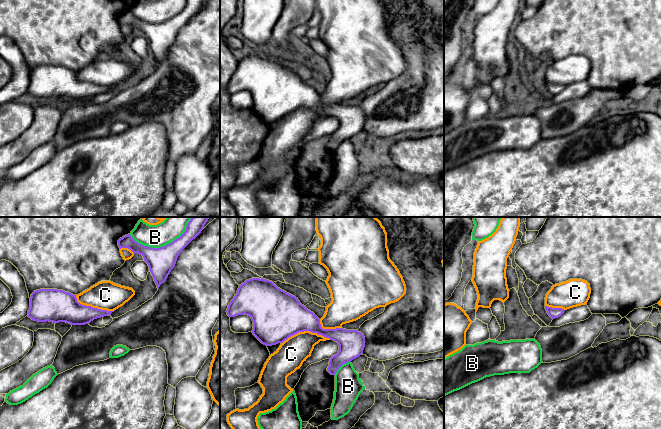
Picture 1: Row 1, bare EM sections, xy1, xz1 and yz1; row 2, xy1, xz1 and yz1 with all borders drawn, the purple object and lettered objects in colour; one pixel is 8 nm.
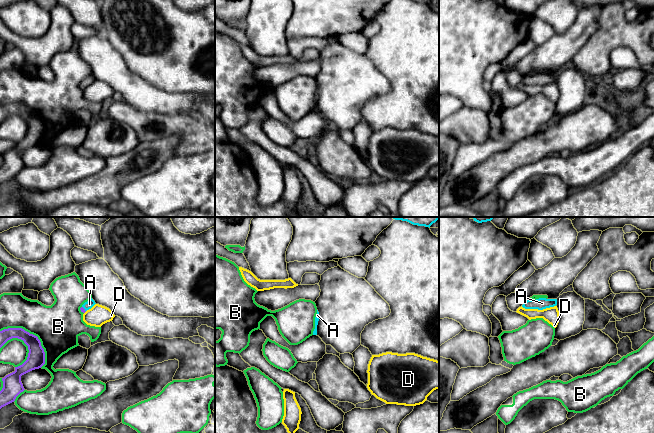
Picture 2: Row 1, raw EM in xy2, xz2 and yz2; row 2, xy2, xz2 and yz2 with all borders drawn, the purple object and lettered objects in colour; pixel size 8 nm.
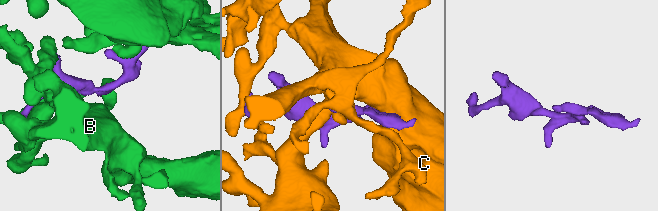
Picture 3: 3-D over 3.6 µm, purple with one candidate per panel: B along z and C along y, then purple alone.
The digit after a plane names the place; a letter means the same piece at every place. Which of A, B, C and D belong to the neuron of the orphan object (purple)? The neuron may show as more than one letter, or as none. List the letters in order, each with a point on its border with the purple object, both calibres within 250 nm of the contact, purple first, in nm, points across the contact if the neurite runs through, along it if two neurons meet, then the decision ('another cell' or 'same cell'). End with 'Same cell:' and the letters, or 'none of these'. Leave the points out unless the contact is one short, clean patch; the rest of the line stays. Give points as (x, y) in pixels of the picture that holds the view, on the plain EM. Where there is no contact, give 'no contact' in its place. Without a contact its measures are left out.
A: xy2 (84, 85) | 40/70 nm | across xy2 (82, 85), (84, 85), (89, 80) | same cell
B: xy2 (32, 110) | 140/360 nm | another cell
C: xz1 (305, 106) | 400/240 nm | another cell
D: no contact | another cell
Same cell: A

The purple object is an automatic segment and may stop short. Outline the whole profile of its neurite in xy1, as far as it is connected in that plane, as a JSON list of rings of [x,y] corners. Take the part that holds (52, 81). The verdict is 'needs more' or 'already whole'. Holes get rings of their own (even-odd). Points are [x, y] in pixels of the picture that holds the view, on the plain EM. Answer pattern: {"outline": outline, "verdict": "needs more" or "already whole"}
{"outline": [[[40,65],[31,70],[28,93],[38,98],[85,101],[114,87],[82,81],[76,71],[57,65]]], "verdict": "already whole"}

